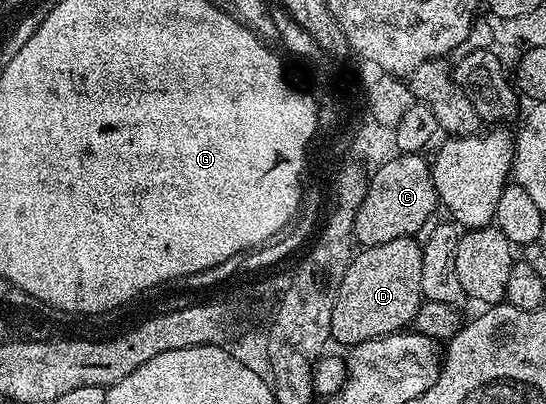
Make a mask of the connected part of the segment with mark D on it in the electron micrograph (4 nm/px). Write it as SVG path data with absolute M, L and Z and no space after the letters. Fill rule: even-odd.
M415 237L390 240L386 244L361 249L342 276L342 288L338 288L338 300L334 300L334 316L330 316L331 341L341 342L344 348L362 344L366 340L384 338L387 334L403 331L407 324L415 323L416 313L422 301L422 252L423 245Z

